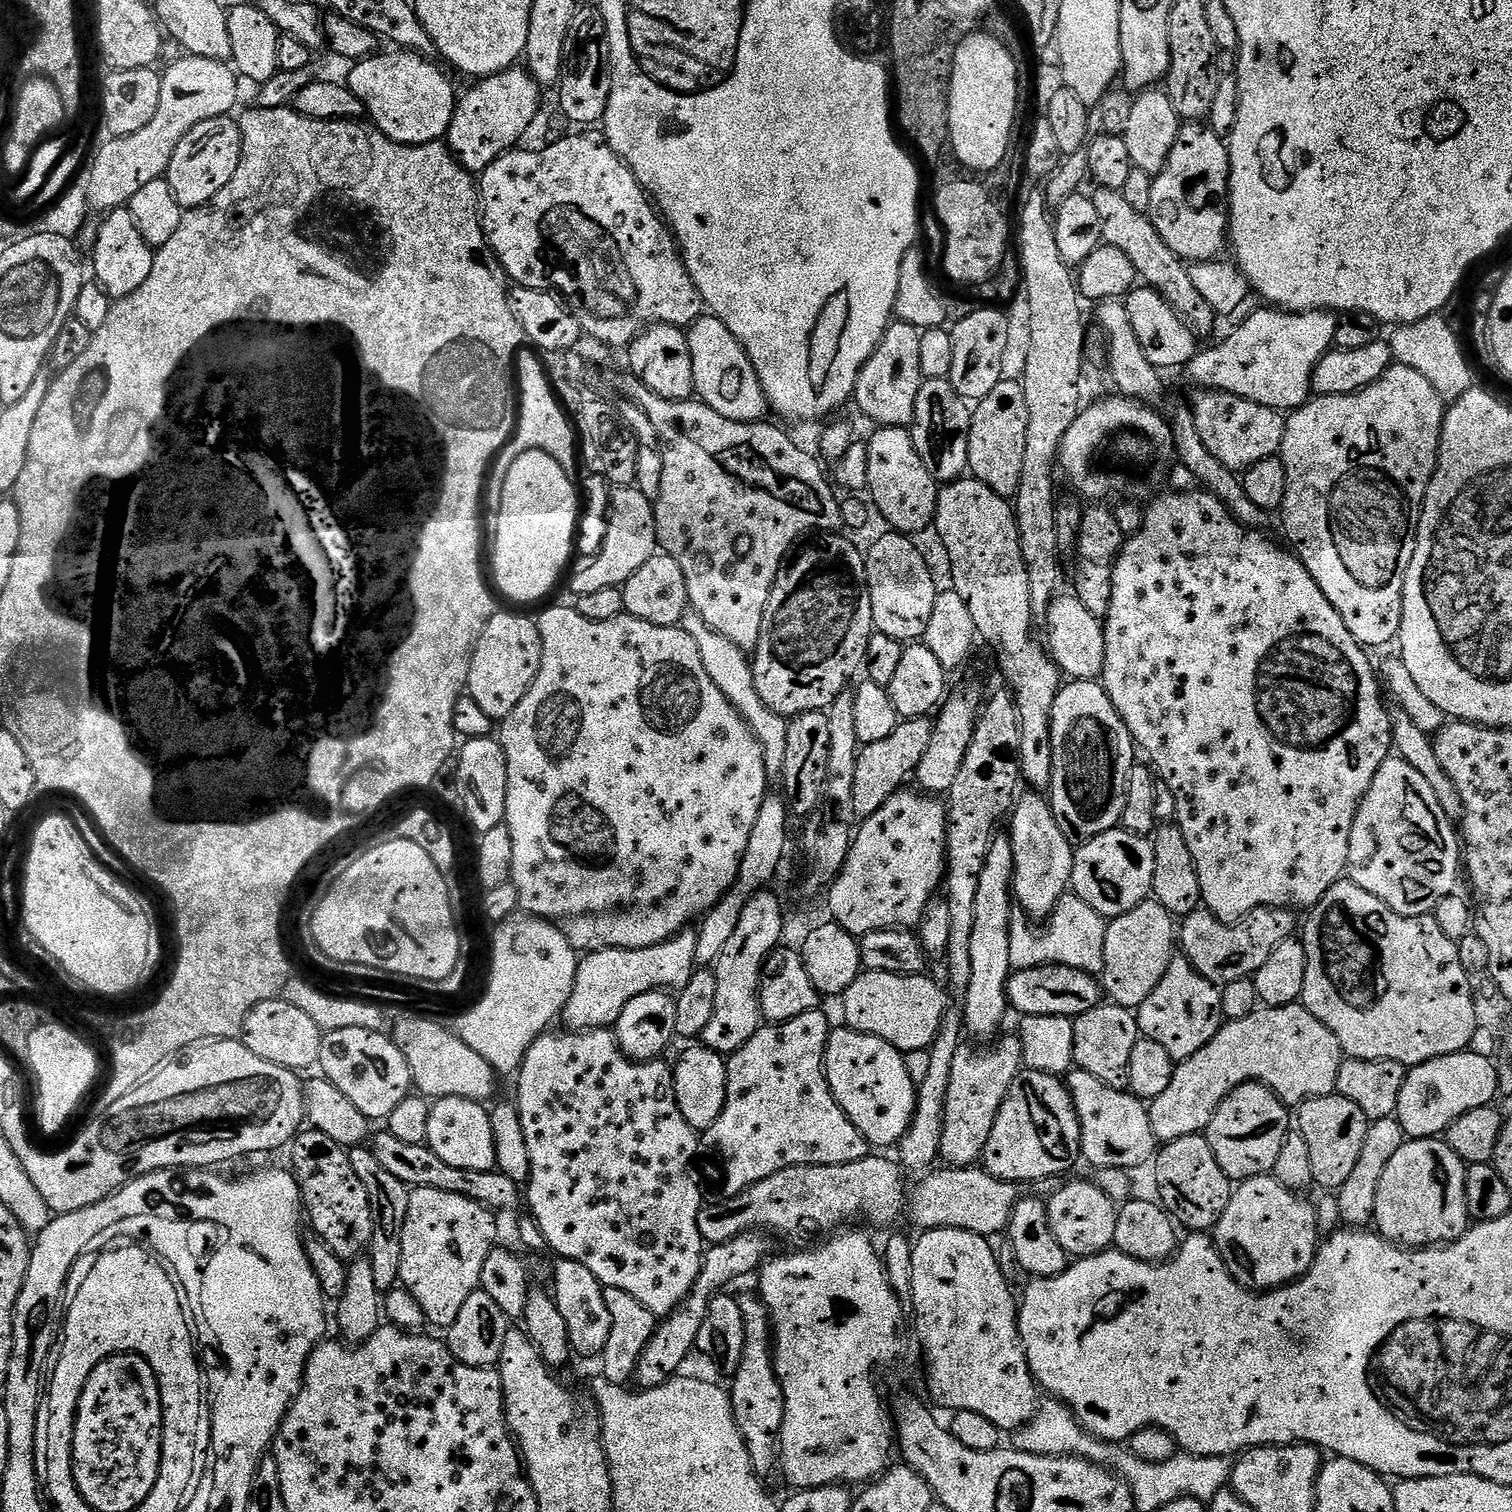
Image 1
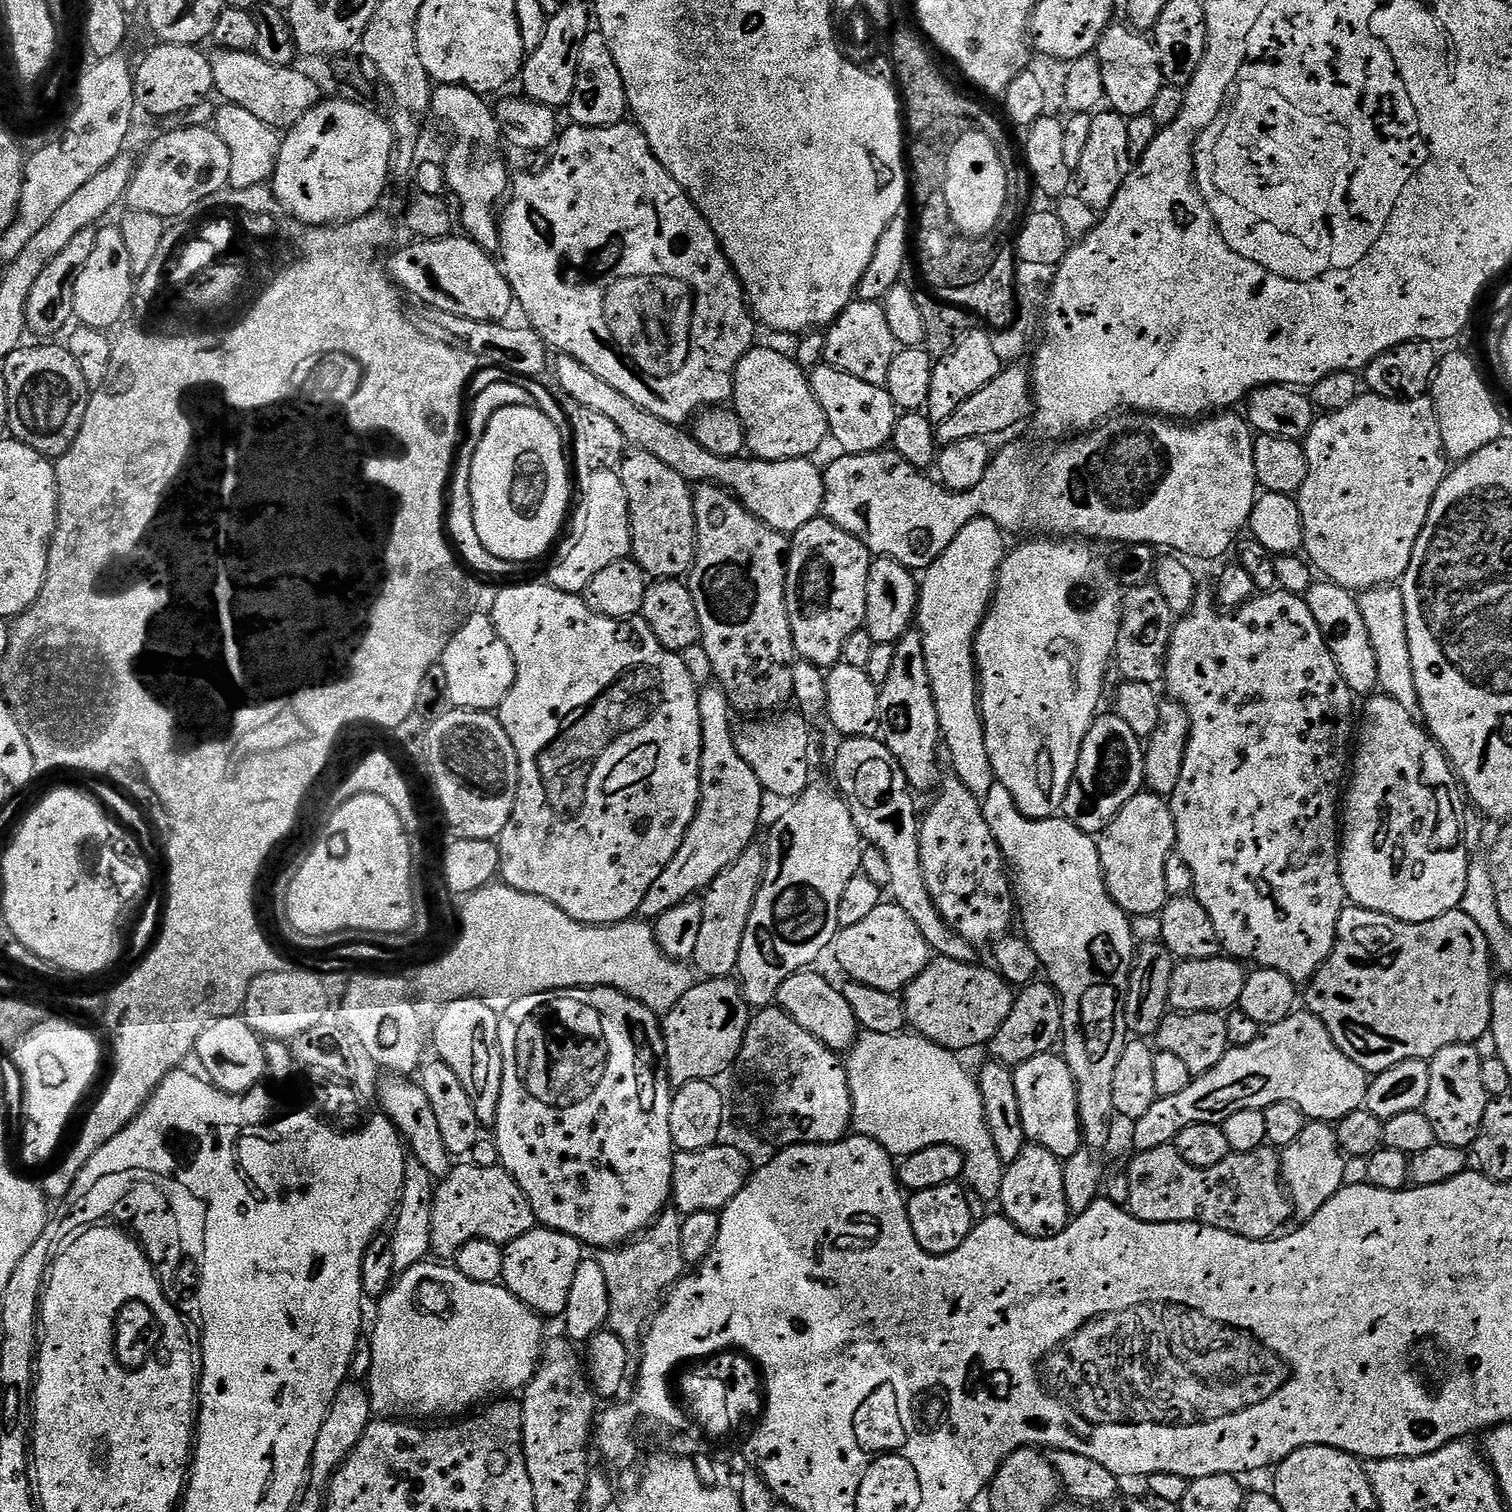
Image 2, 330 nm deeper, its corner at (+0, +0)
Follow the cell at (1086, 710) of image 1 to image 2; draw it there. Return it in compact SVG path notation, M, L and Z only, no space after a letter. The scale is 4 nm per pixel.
M1115 714L1097 715L1082 742L1078 766L1068 787L1062 809L1063 819L1069 820L1087 836L1099 837L1110 822L1144 788L1144 744L1127 722Z

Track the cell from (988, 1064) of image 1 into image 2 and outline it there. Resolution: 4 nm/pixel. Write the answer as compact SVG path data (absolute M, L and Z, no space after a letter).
M1037 982L1016 992L1016 1001L1012 1007L1010 1018L1002 1022L998 1034L987 1044L991 1059L1002 1064L1015 1066L1030 1058L1038 1058L1043 1052L1052 1052L1061 1043L1064 1030L1064 1005L1060 1003L1060 995L1047 982Z

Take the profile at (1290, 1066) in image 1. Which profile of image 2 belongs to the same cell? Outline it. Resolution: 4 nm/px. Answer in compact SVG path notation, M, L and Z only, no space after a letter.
M1297 1010L1282 1022L1267 1025L1261 1031L1257 1040L1250 1042L1250 1046L1229 1047L1228 1053L1214 1066L1214 1070L1206 1070L1195 1077L1186 1090L1182 1090L1172 1097L1161 1096L1131 1125L1132 1144L1140 1154L1154 1150L1163 1144L1172 1144L1186 1126L1195 1124L1223 1125L1230 1114L1238 1114L1238 1110L1261 1110L1274 1106L1274 1102L1294 1102L1302 1110L1302 1114L1312 1122L1339 1122L1346 1118L1346 1114L1354 1114L1359 1108L1365 1107L1368 1099L1369 1073L1365 1072L1354 1058L1346 1058L1334 1042L1330 1030L1326 1030L1324 1023L1317 1016L1307 1010Z

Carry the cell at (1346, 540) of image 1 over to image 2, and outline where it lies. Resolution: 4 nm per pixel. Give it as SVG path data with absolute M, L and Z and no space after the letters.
M1362 394L1354 402L1350 402L1350 406L1342 406L1342 410L1317 415L1316 421L1310 426L1310 434L1302 443L1308 463L1308 473L1306 482L1302 482L1295 501L1302 514L1303 551L1313 569L1321 577L1347 588L1353 594L1363 594L1370 588L1392 586L1403 581L1406 570L1410 566L1410 558L1414 554L1414 546L1418 542L1418 534L1422 534L1422 526L1426 526L1426 518L1430 514L1434 494L1438 494L1438 486L1442 486L1445 476L1450 471L1450 461L1442 446L1442 430L1438 422L1438 414L1431 399L1427 395L1422 395L1416 400L1391 400L1385 396Z

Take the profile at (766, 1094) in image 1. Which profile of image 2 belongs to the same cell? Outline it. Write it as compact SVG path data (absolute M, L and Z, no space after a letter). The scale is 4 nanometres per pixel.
M762 1008L749 1019L734 1072L744 1083L736 1096L737 1114L775 1146L833 1144L849 1135L852 1128L852 1095L845 1061L814 1038L810 1030L802 1030L802 1026L798 1026L798 1022L794 1022L792 1015L783 1008Z

